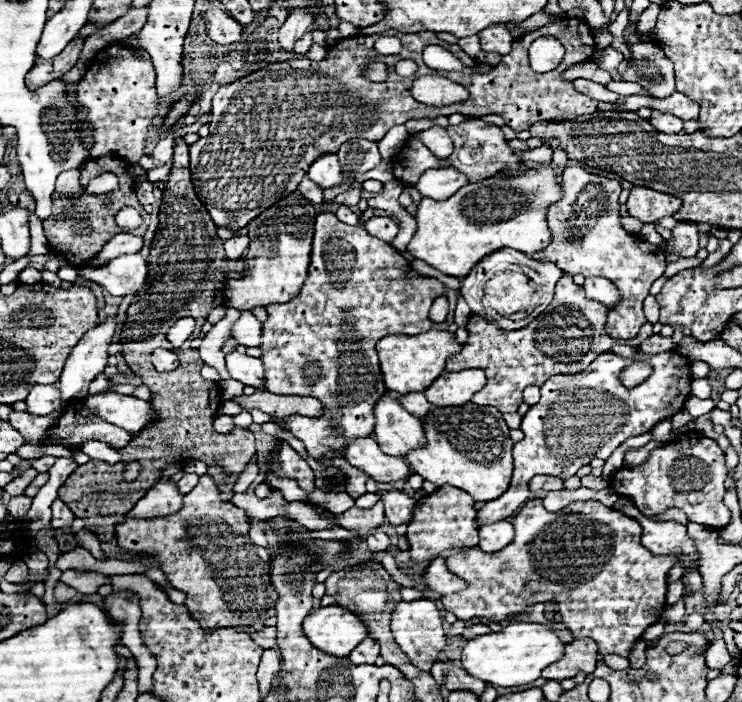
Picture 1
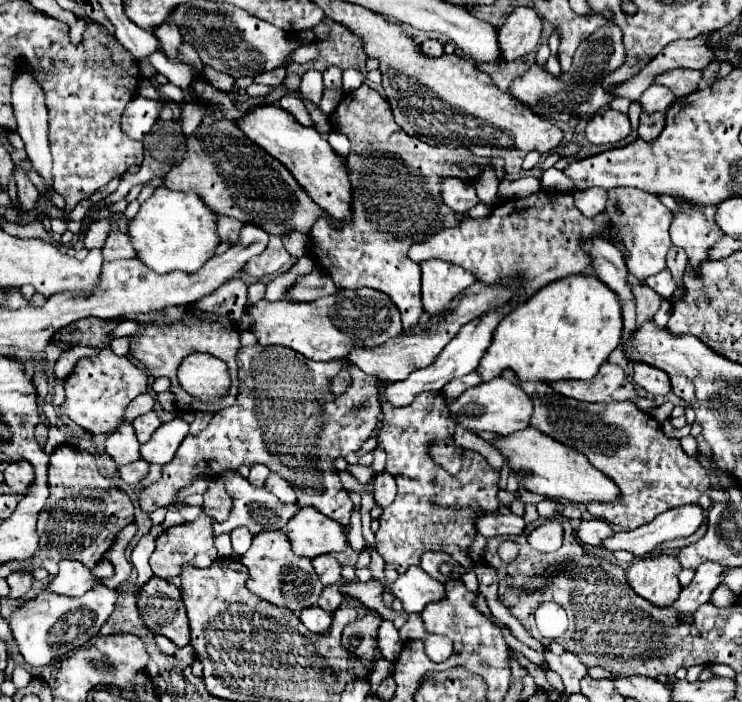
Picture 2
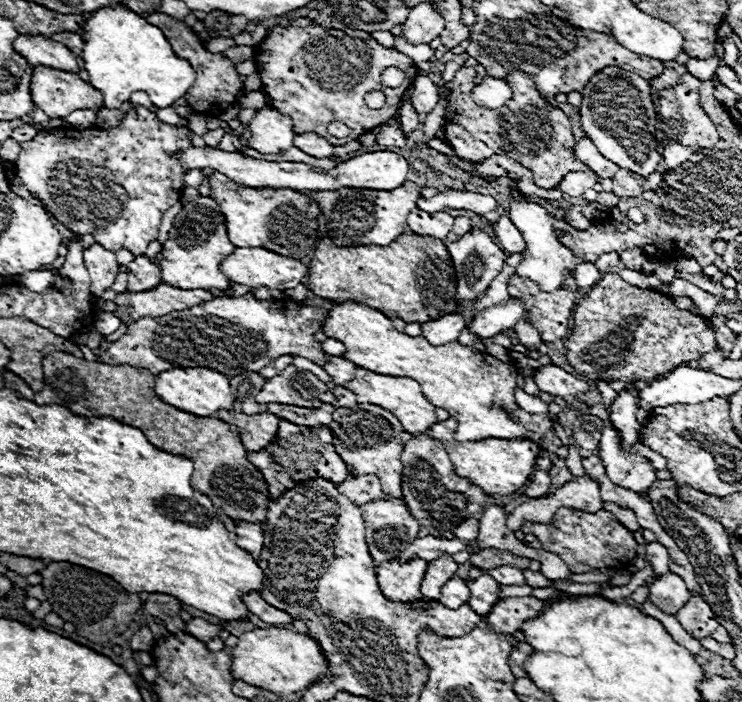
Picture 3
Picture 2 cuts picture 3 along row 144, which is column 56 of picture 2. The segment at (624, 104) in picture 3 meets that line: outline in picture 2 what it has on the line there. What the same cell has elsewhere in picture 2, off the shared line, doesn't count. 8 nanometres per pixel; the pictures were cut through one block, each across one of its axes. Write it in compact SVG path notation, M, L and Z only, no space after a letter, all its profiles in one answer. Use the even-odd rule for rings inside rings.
M96 586L88 594L80 598L68 598L58 594L40 594L34 600L24 602L18 610L14 610L10 618L10 628L14 634L14 640L18 644L20 654L30 666L46 666L50 660L72 652L80 646L86 646L102 628L102 624L108 620L108 616L114 610L116 604L116 590Z

